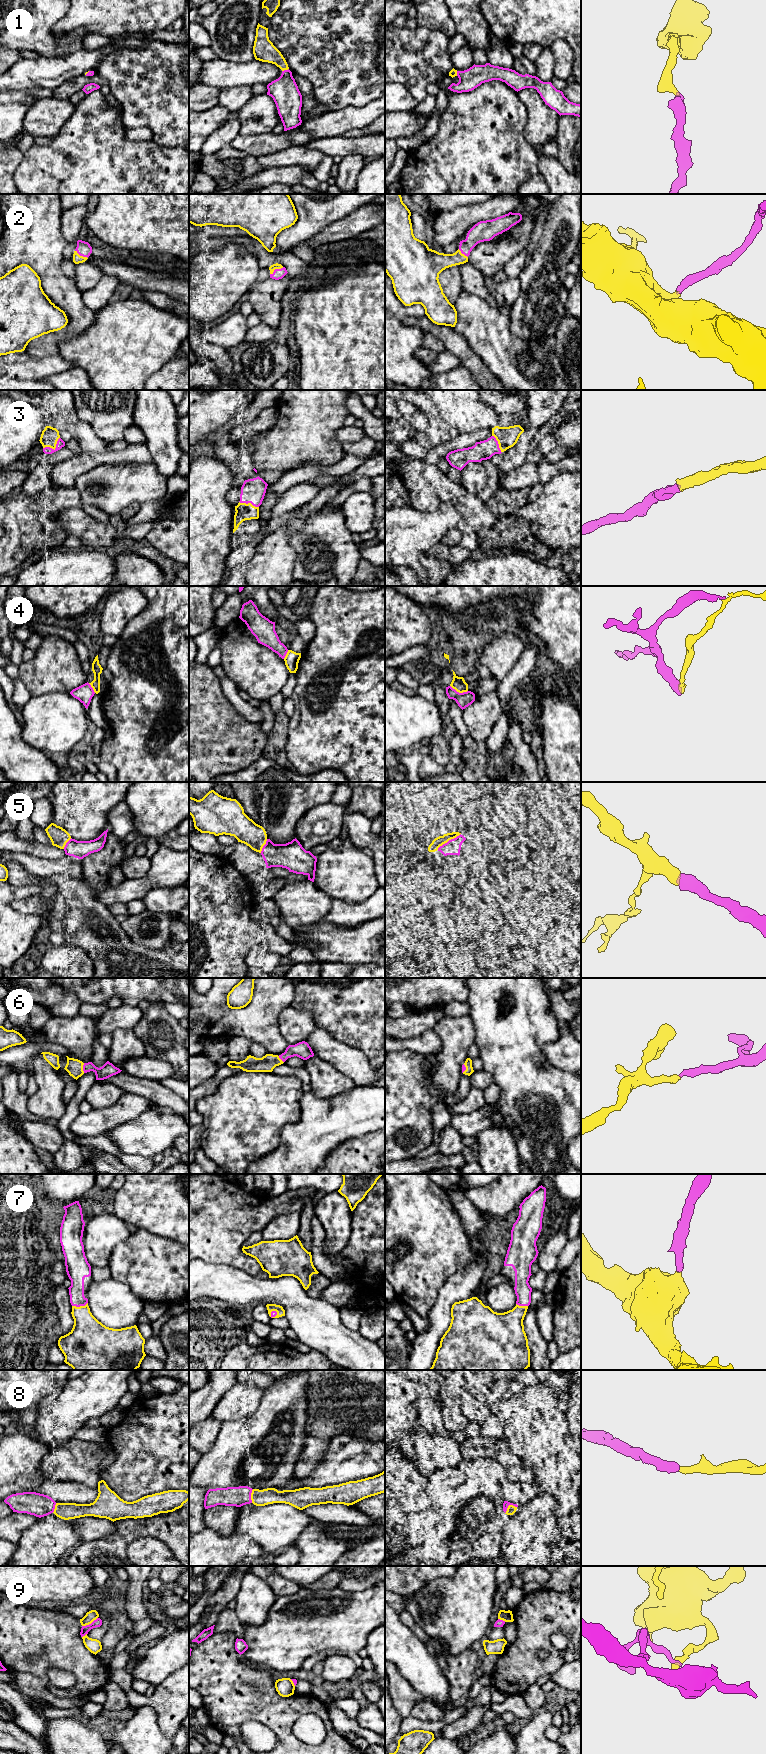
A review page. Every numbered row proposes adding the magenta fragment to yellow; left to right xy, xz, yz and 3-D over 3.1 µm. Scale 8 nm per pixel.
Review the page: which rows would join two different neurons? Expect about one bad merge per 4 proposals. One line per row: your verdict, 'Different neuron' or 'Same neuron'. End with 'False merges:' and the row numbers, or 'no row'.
1: Same neuron
2: Same neuron
3: Same neuron
4: Different neuron
5: Same neuron
6: Same neuron
7: Same neuron
8: Same neuron
9: Different neuron
False merges: 4, 9

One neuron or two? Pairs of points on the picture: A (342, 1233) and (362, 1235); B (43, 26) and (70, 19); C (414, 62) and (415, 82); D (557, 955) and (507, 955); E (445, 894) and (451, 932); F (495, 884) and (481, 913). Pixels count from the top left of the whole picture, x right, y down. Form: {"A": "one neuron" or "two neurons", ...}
{"A": "two neurons", "B": "two neurons", "C": "one neuron", "D": "two neurons", "E": "one neuron", "F": "one neuron"}

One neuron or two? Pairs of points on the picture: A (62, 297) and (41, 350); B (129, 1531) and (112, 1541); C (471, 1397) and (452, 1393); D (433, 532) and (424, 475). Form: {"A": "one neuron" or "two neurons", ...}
{"A": "one neuron", "B": "one neuron", "C": "two neurons", "D": "two neurons"}

